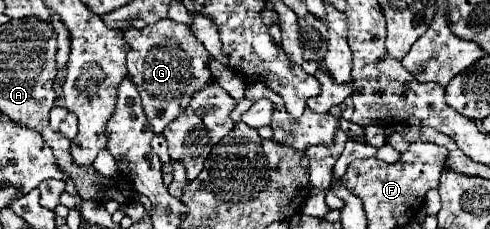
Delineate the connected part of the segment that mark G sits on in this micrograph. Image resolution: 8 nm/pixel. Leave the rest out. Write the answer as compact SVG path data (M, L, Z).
M162 18L156 24L148 24L142 30L128 28L124 30L124 40L130 46L128 52L128 74L130 80L136 84L144 114L154 130L160 134L168 122L176 120L188 104L194 92L206 88L212 82L210 74L210 52L204 48L202 42L194 36L188 24L178 24L170 18Z

